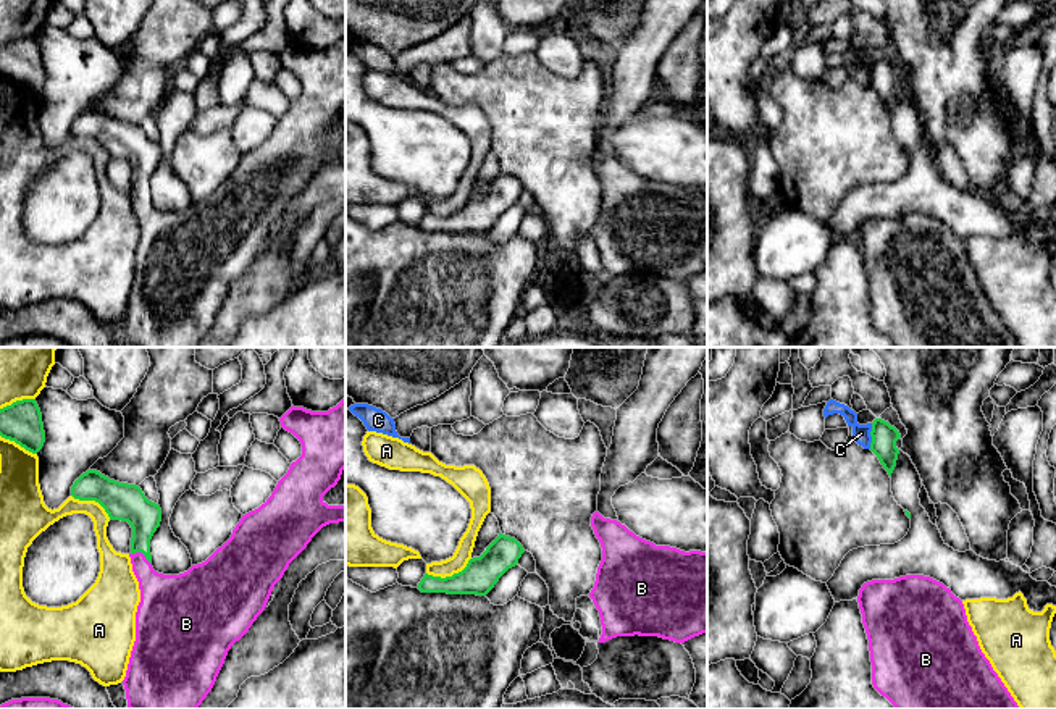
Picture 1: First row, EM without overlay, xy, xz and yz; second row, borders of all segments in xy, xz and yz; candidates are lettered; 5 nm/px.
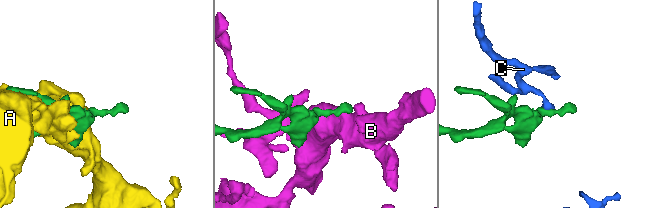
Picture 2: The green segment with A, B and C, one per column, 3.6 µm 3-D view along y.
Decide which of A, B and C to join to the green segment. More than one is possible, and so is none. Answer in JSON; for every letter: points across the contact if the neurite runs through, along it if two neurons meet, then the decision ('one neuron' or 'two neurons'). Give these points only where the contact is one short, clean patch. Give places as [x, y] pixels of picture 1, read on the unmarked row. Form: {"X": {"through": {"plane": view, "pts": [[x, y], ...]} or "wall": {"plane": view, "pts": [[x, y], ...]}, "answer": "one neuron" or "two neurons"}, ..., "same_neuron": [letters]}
{"A": {"answer": "two neurons"}, "B": {"through": {"plane": "xy", "pts": [[129, 142], [141, 154], [142, 191], [142, 209], [163, 236]]}, "answer": "one neuron"}, "C": {"wall": {"plane": "yz", "pts": [[872, 62], [869, 86]]}, "answer": "two neurons"}, "same_neuron": ["B"]}

